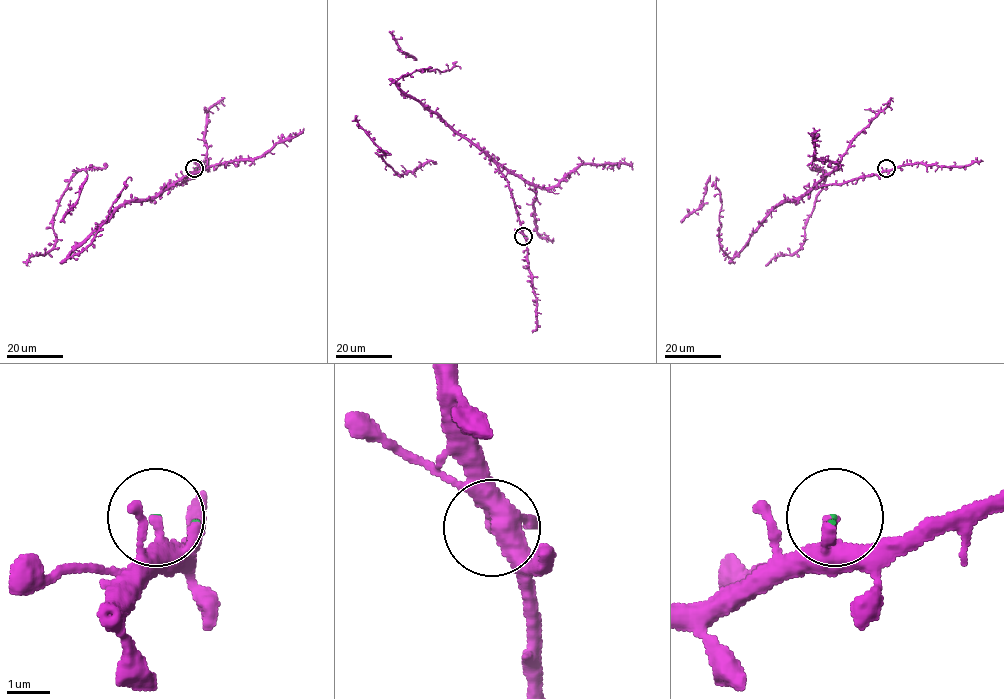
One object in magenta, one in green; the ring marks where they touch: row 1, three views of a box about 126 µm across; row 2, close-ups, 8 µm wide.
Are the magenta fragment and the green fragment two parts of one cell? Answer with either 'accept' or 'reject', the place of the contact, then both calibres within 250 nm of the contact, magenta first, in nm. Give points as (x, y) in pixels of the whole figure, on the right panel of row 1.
reject; place (886, 168); calibres 240 and 50 nm

